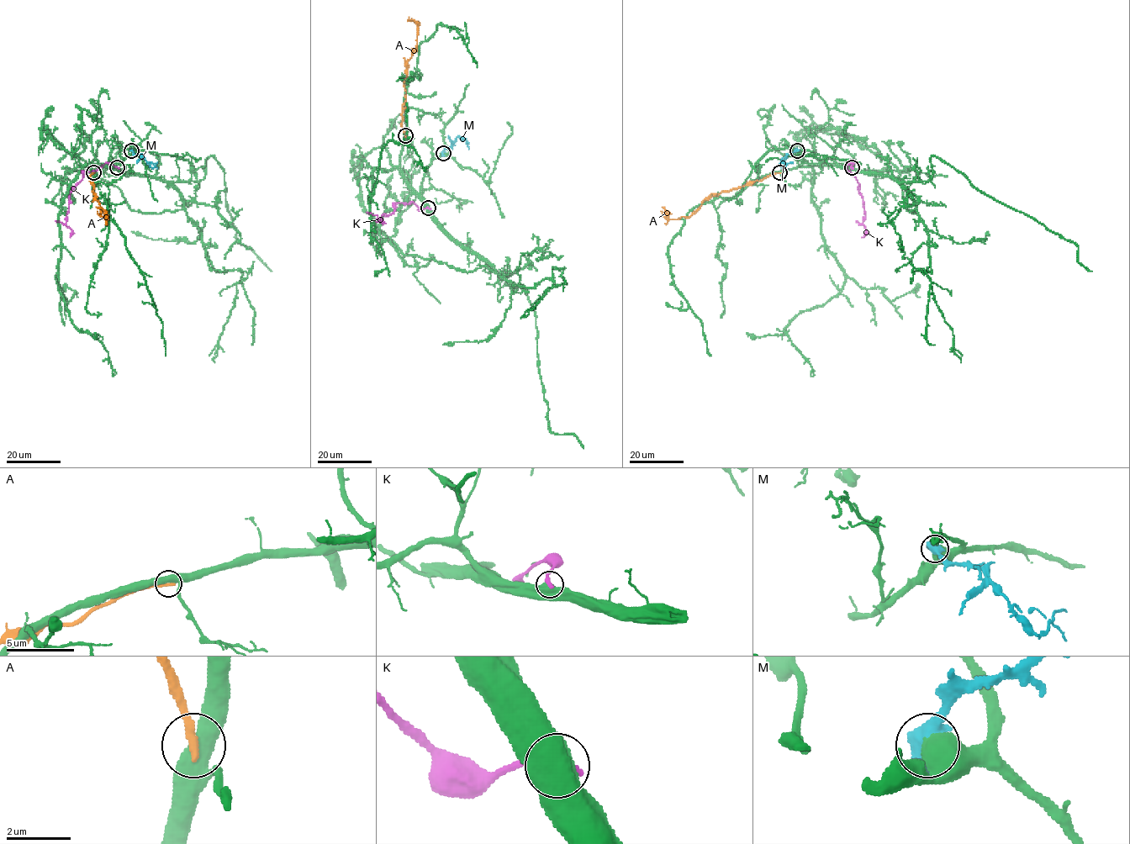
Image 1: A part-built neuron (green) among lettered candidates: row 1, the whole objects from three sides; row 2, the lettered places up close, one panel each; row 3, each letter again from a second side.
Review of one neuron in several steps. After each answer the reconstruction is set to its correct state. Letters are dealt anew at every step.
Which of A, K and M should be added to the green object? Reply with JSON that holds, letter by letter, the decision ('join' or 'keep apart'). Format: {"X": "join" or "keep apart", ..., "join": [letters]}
{"A": "keep apart", "K": "keep apart", "M": "keep apart", "join": []}

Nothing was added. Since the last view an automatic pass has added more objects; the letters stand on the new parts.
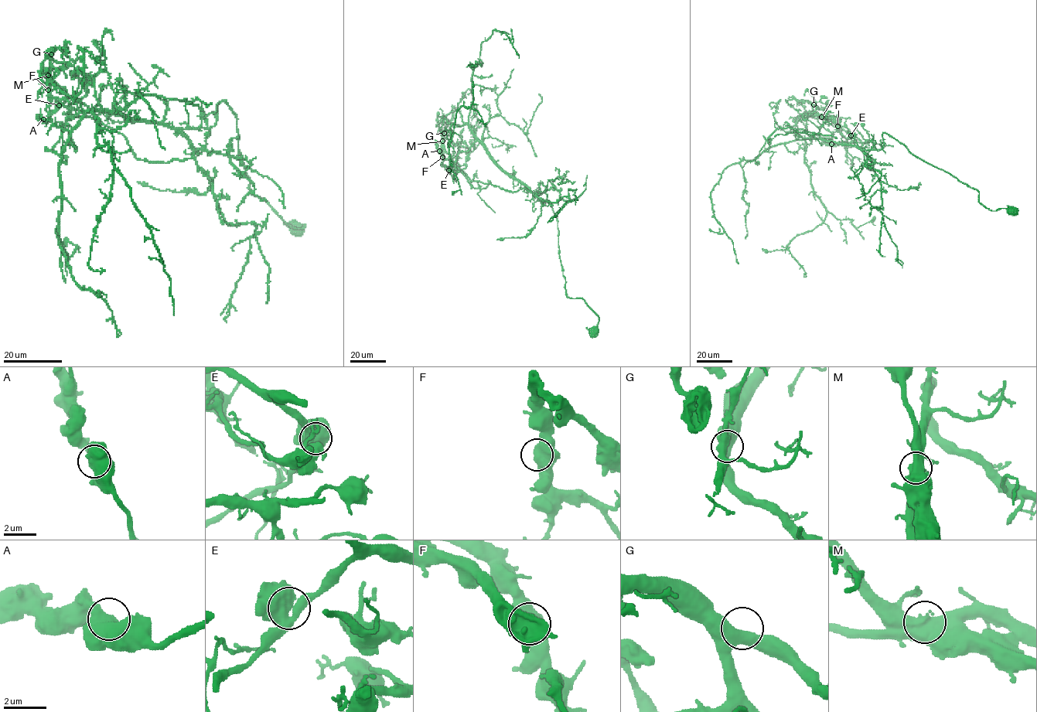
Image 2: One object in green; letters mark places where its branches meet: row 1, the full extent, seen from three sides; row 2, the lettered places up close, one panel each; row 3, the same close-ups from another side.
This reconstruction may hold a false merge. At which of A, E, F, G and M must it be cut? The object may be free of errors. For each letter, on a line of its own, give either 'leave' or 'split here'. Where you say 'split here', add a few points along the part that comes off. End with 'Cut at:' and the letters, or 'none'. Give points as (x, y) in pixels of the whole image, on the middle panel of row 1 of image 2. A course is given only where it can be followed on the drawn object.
A: leave
E: leave
F: leave
G: leave
M: split here; course (442, 141), (444, 132), (445, 137), (458, 146), (458, 164), (465, 164)
Cut at: M

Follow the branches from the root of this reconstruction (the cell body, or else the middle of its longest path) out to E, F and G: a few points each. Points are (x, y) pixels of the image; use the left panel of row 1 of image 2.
E: (297, 228), (250, 191), (223, 100), (168, 162), (59, 105)
F: (297, 228), (250, 191), (223, 100), (213, 126), (179, 129), (190, 158), (150, 162), (49, 78), (48, 90)
G: (297, 228), (250, 191), (223, 100), (208, 127), (84, 110), (49, 80), (51, 54)

